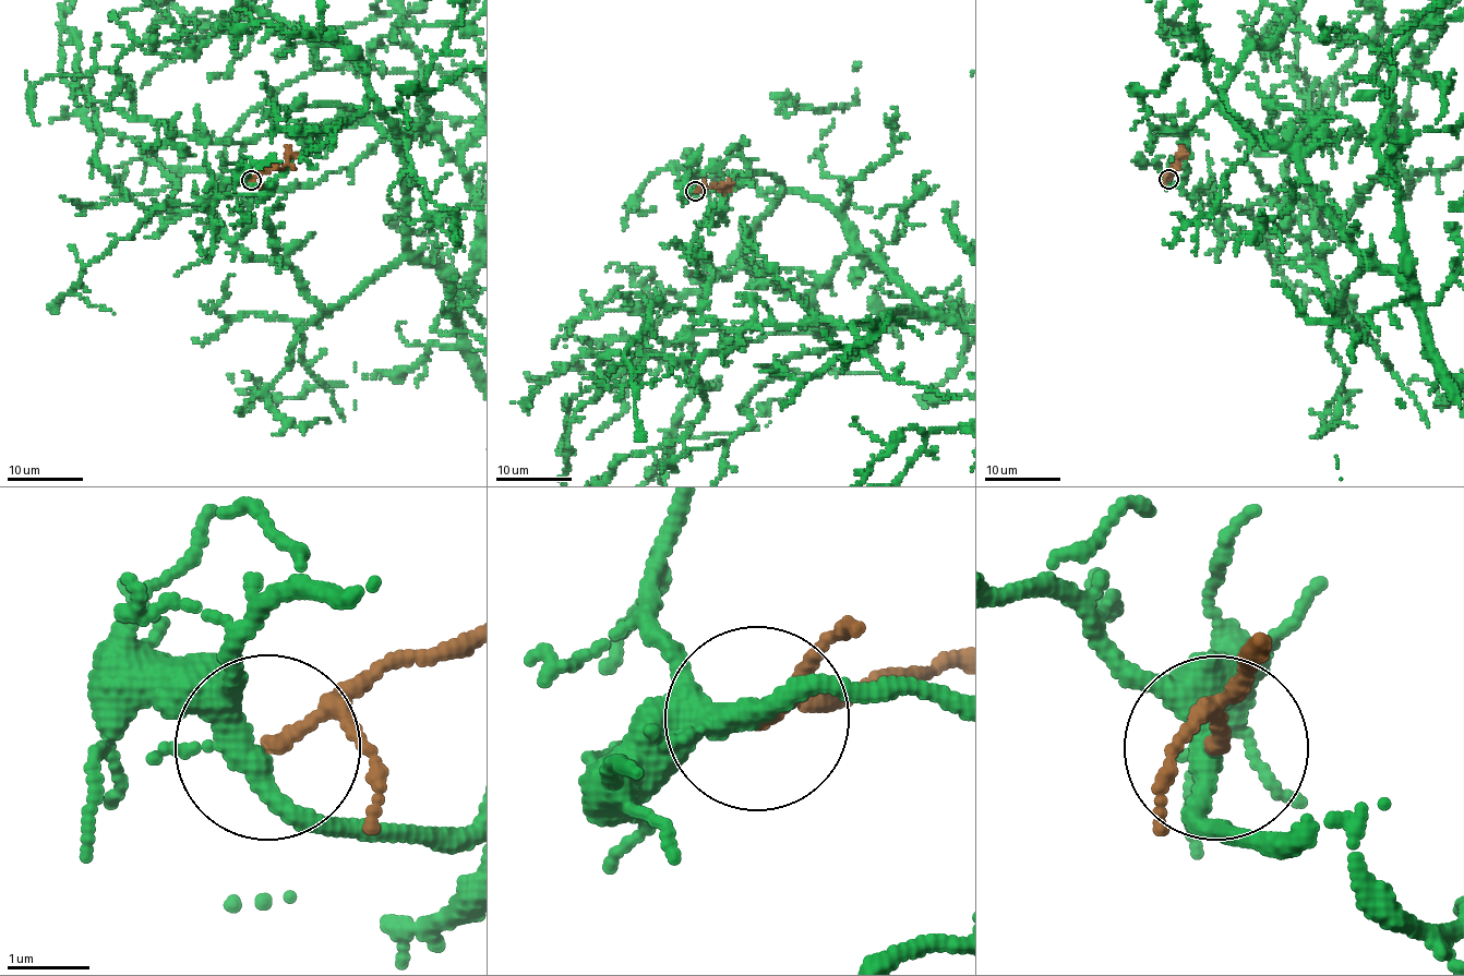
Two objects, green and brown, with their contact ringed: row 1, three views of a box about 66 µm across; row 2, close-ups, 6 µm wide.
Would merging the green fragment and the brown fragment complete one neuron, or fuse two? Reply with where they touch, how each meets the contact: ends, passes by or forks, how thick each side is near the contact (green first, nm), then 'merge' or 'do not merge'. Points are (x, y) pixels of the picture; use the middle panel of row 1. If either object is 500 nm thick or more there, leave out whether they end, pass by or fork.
place (695, 191); green forks; brown passes by; calibres 280 and 120 nm; do not merge

